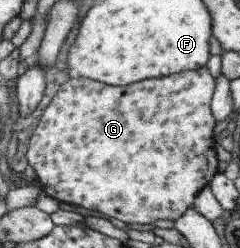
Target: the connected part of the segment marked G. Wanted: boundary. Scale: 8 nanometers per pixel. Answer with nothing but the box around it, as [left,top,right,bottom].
[25,66,219,225]

